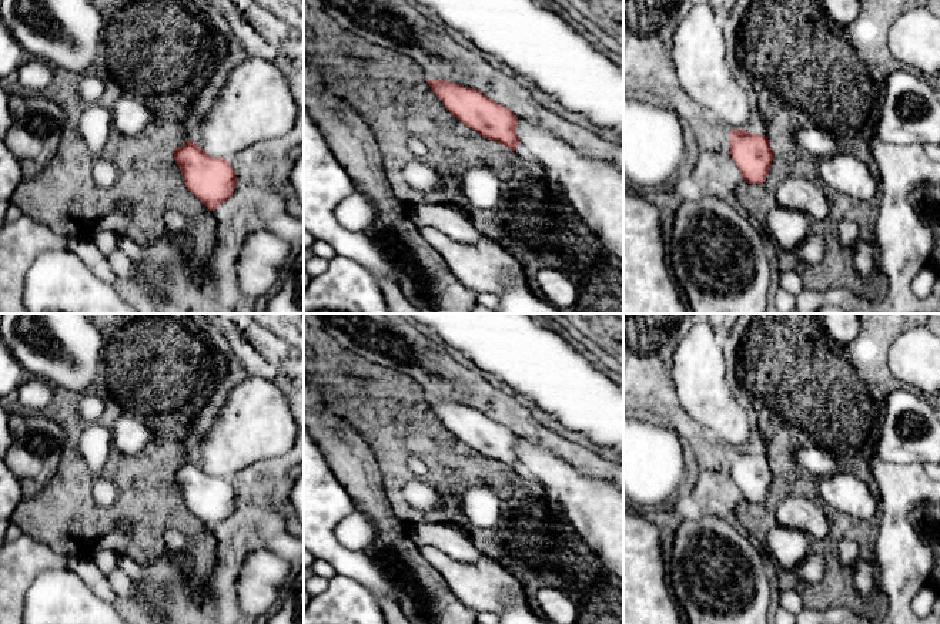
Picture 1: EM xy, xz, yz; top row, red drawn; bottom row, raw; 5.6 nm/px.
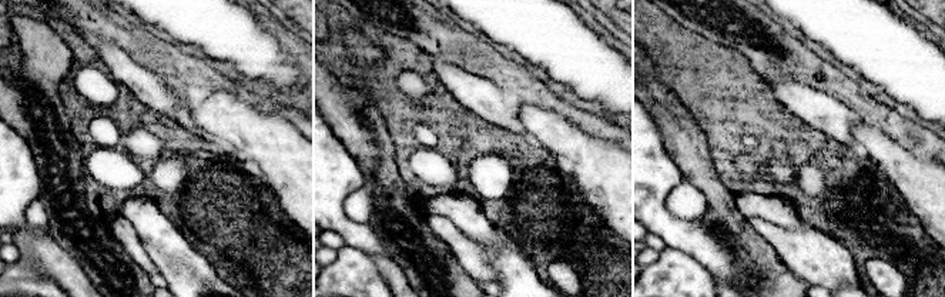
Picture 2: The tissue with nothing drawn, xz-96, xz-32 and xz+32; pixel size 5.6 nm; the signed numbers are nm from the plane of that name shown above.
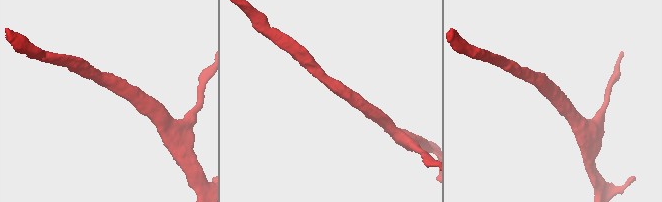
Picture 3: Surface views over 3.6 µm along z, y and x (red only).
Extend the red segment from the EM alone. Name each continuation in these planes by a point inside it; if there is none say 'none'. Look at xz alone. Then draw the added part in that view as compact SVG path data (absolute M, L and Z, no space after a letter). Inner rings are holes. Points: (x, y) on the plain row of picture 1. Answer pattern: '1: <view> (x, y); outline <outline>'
none

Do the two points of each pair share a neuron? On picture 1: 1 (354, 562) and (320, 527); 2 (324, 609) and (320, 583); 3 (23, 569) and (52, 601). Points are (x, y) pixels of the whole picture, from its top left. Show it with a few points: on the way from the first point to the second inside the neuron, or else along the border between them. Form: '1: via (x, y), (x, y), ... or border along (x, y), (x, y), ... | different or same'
1: via (344, 559), (323, 537) | same
2: border along (328, 580), (328, 586), (318, 594) | different
3: border along (63, 566), (43, 570), (36, 577), (22, 609) | different

